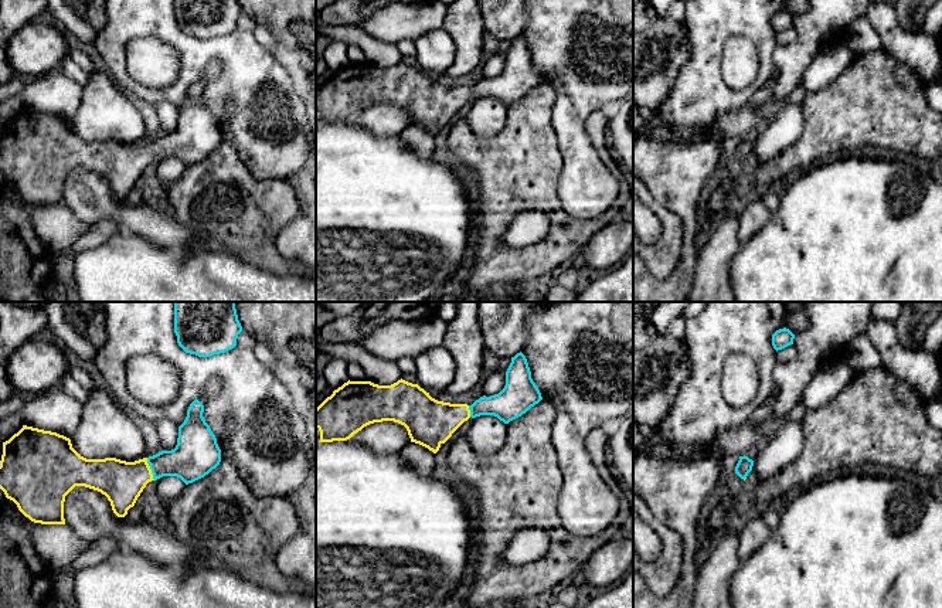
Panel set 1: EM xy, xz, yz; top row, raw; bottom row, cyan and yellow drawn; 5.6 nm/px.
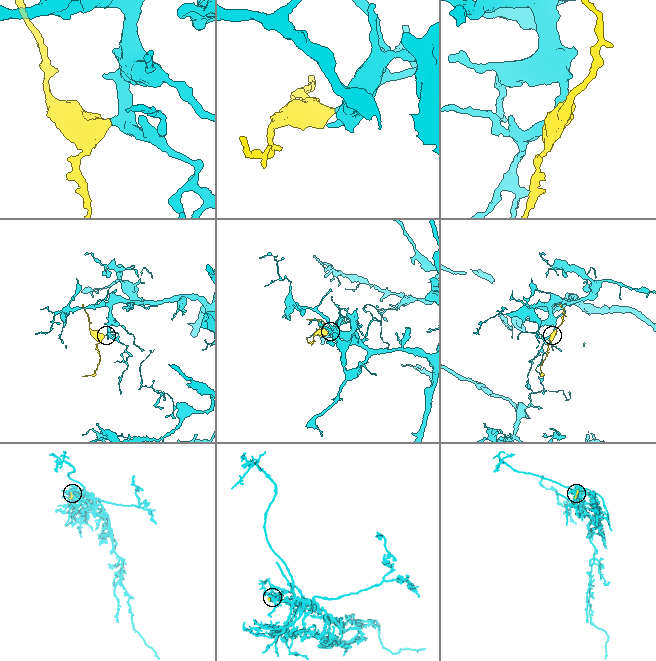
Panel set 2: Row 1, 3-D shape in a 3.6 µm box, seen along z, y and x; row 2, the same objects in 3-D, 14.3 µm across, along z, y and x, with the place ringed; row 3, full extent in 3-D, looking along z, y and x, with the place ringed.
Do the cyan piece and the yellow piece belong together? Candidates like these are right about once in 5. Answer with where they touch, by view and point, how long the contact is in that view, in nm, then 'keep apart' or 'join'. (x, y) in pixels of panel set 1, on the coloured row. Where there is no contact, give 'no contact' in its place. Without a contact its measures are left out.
meets cyan in xy at (150, 468); contact 140 nm long; join

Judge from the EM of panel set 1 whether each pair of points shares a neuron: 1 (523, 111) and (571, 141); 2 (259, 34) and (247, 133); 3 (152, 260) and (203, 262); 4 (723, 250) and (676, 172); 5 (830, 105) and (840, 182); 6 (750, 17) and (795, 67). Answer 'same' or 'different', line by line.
1: different
2: different
3: same
4: different
5: different
6: different

